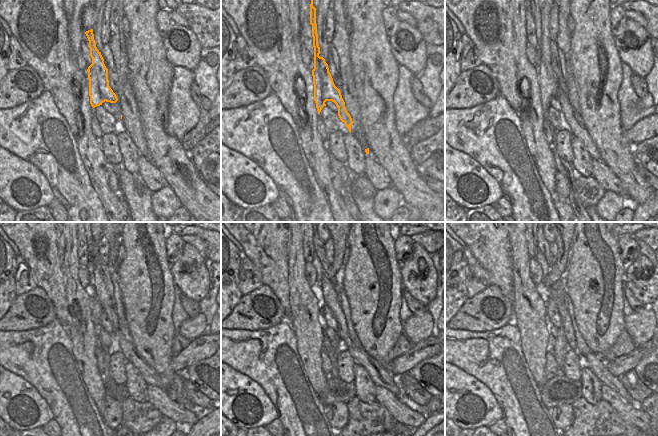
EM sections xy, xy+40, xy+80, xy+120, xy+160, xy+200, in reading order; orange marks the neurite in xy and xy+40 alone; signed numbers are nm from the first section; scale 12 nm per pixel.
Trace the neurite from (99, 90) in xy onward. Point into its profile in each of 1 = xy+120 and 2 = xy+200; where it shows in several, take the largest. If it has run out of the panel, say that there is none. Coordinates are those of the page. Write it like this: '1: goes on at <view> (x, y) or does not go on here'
1: goes on at xy+120 (151, 377)
2: goes on at xy+200 (592, 361)

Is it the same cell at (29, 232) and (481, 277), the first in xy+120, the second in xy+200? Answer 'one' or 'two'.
two

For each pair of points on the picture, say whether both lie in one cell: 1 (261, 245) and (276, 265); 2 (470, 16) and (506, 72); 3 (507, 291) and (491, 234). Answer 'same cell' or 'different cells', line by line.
1: same cell
2: same cell
3: same cell

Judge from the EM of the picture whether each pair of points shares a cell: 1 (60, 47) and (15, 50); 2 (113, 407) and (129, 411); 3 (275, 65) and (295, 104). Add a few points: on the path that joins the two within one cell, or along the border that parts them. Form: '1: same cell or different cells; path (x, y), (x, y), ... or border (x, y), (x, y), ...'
1: different cells; border (12, 35), (23, 51), (28, 65)
2: different cells; border (120, 402), (121, 425)
3: same cell; path (281, 75), (281, 83), (286, 94)

